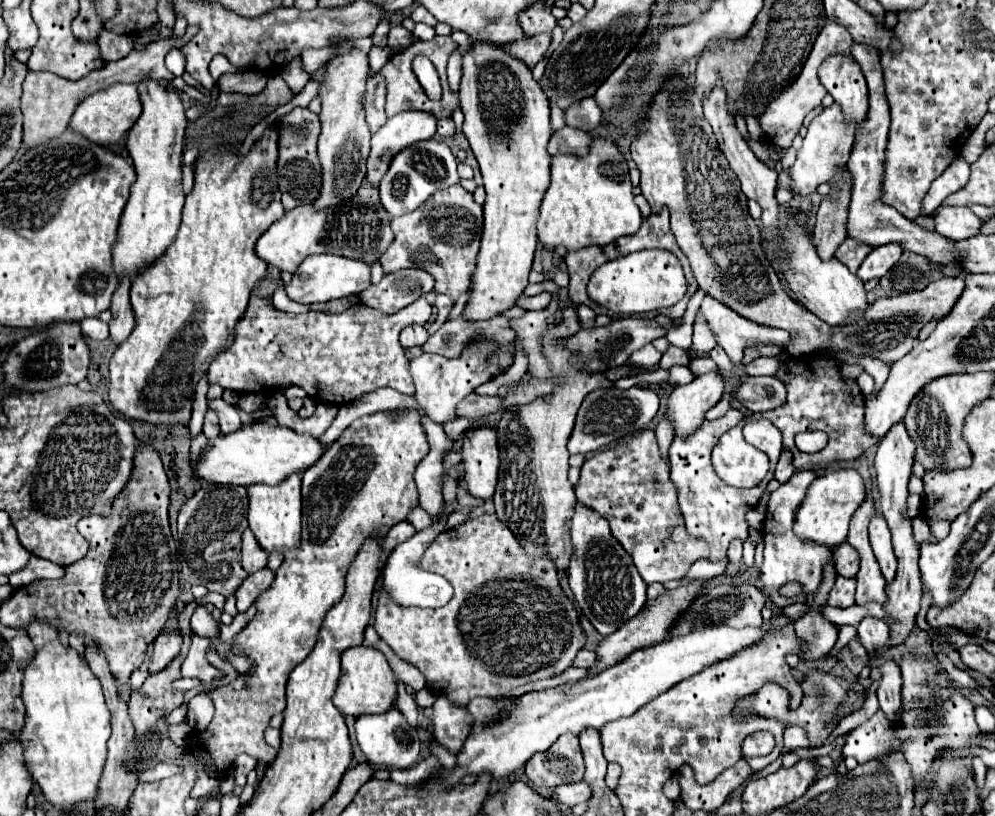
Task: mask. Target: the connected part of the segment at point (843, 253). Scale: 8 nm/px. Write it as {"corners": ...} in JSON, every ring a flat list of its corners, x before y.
{"corners":[[846,238,840,248,836,250,836,258,848,266,848,270,854,274,858,266,864,262,864,258,870,254,872,248,866,248,866,244,858,244,858,240]]}

